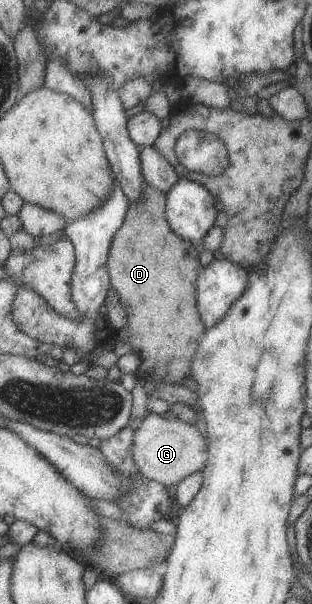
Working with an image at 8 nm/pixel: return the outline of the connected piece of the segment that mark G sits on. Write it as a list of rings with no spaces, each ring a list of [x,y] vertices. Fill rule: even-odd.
[[[147,413],[134,431],[132,458],[144,478],[165,487],[177,485],[183,478],[204,468],[207,461],[206,440],[195,425],[177,418],[166,420],[159,415]]]

